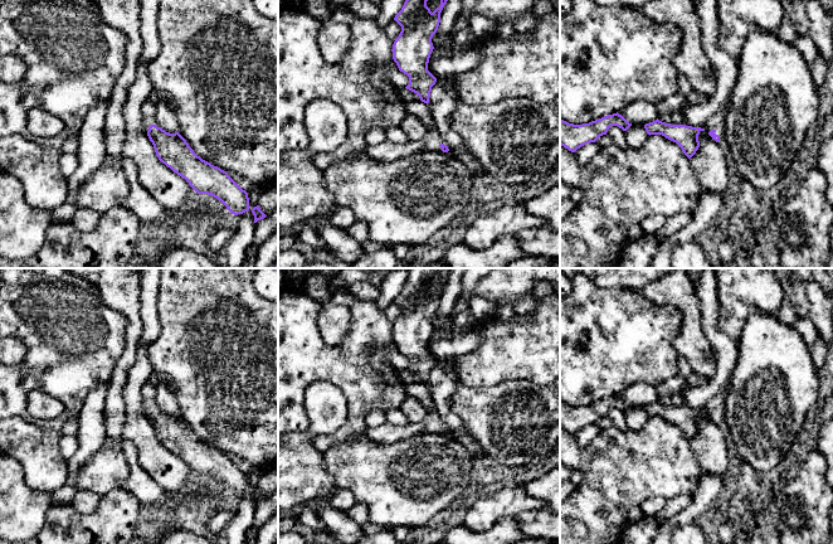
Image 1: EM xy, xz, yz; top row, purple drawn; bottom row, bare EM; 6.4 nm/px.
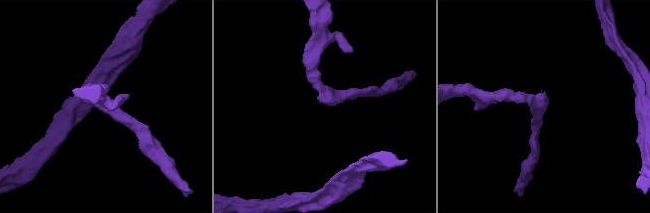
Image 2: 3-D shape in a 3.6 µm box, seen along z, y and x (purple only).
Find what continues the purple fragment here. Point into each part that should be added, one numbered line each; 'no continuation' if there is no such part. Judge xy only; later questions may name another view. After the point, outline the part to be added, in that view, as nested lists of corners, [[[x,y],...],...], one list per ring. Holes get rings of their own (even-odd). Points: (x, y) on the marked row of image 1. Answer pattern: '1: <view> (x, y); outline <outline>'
1: xy (147, 121); outline [[[143,117],[143,132],[147,135],[148,127],[151,125],[156,125],[157,127],[160,127],[159,121],[156,120],[156,117]]]

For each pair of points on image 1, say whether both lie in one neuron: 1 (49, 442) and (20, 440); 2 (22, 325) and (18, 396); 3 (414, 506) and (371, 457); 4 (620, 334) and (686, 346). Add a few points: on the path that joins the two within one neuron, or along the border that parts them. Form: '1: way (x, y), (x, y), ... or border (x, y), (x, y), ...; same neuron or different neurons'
1: way (42, 441), (28, 441); same neuron
2: way (33, 343), (33, 372), (27, 378); same neuron
3: way (400, 496), (376, 471); same neuron
4: border (680, 315), (680, 333), (673, 341), (677, 353); different neurons

